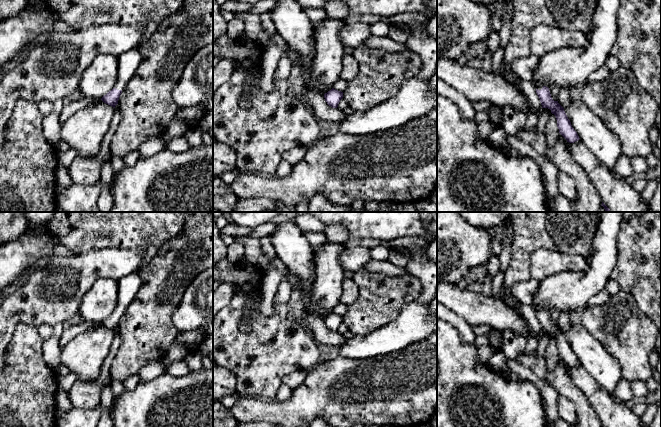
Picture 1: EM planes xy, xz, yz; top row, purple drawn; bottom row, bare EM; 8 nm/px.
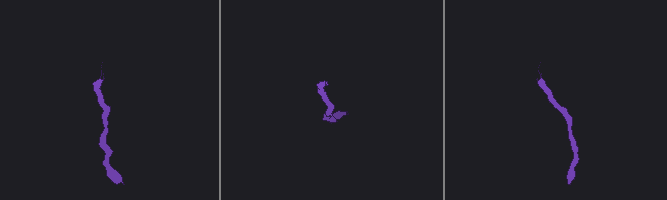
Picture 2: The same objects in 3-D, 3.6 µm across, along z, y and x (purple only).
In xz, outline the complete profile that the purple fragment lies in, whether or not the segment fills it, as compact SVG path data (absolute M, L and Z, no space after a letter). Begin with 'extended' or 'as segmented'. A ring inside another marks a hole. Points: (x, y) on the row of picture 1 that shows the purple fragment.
as segmented | M332 88L324 94L325 101L332 108L337 108L340 100L343 98L343 92Z

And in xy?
extended | M138 48L118 56L118 79L114 88L101 98L104 103L115 108L122 91L138 69L140 62L141 54Z

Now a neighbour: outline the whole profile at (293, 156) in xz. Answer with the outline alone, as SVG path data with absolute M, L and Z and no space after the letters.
M300 146L292 148L283 154L283 160L288 161L293 166L301 161L308 151L308 147Z

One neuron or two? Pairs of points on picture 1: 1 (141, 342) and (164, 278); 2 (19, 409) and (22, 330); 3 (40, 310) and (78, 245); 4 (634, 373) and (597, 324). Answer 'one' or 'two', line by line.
1: one
2: one
3: two
4: one

